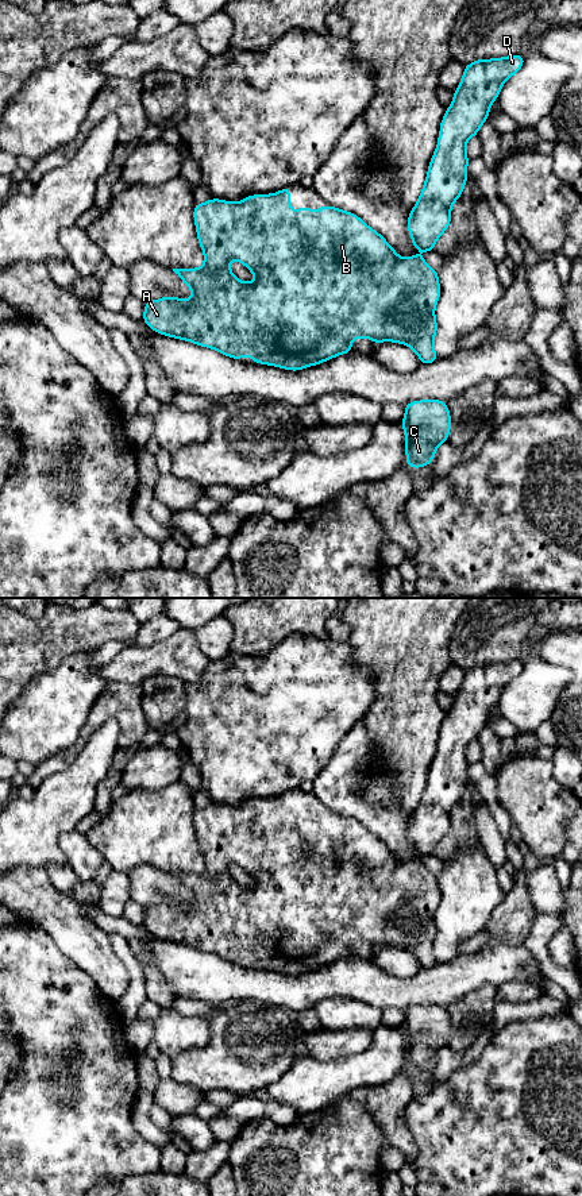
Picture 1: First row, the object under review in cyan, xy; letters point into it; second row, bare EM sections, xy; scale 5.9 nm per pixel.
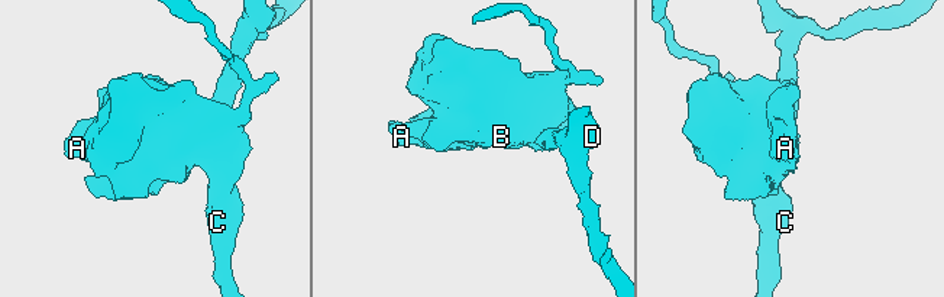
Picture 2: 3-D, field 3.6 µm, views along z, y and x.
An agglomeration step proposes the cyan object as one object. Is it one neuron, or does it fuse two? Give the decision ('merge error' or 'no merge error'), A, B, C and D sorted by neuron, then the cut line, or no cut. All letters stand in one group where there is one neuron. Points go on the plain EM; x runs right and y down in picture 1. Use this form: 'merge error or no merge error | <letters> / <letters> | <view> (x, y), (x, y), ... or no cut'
no merge error | A B C D | no cut

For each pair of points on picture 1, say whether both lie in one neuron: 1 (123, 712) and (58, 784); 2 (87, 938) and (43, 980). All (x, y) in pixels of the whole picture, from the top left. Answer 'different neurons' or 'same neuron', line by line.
1: different neurons
2: different neurons

